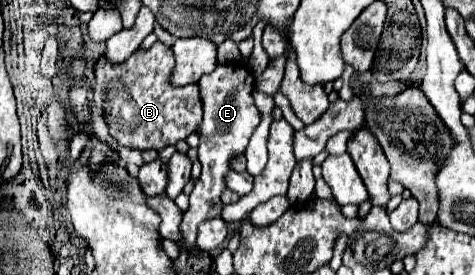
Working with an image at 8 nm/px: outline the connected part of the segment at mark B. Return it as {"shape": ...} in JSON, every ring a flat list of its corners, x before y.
{"shape":[[154,42,148,50,138,48,124,62,110,62,106,56,98,58,92,86,94,104,102,110,110,136,116,138,120,146,136,150,160,150,164,146,186,140,196,132,202,116,198,88,196,84,172,88,172,84,168,84,172,68,172,48,164,46,162,42]]}

